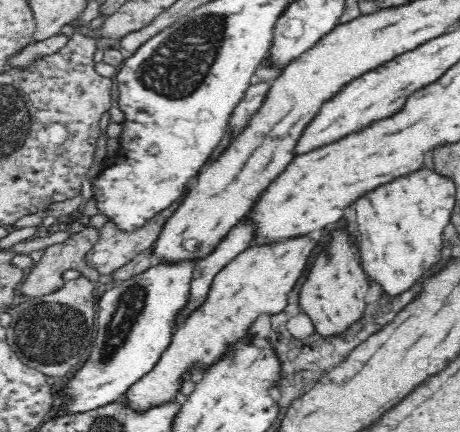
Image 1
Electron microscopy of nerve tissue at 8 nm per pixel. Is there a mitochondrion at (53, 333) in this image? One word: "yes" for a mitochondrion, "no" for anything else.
yes

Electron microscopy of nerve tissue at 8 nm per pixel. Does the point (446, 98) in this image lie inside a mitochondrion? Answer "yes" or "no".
no

